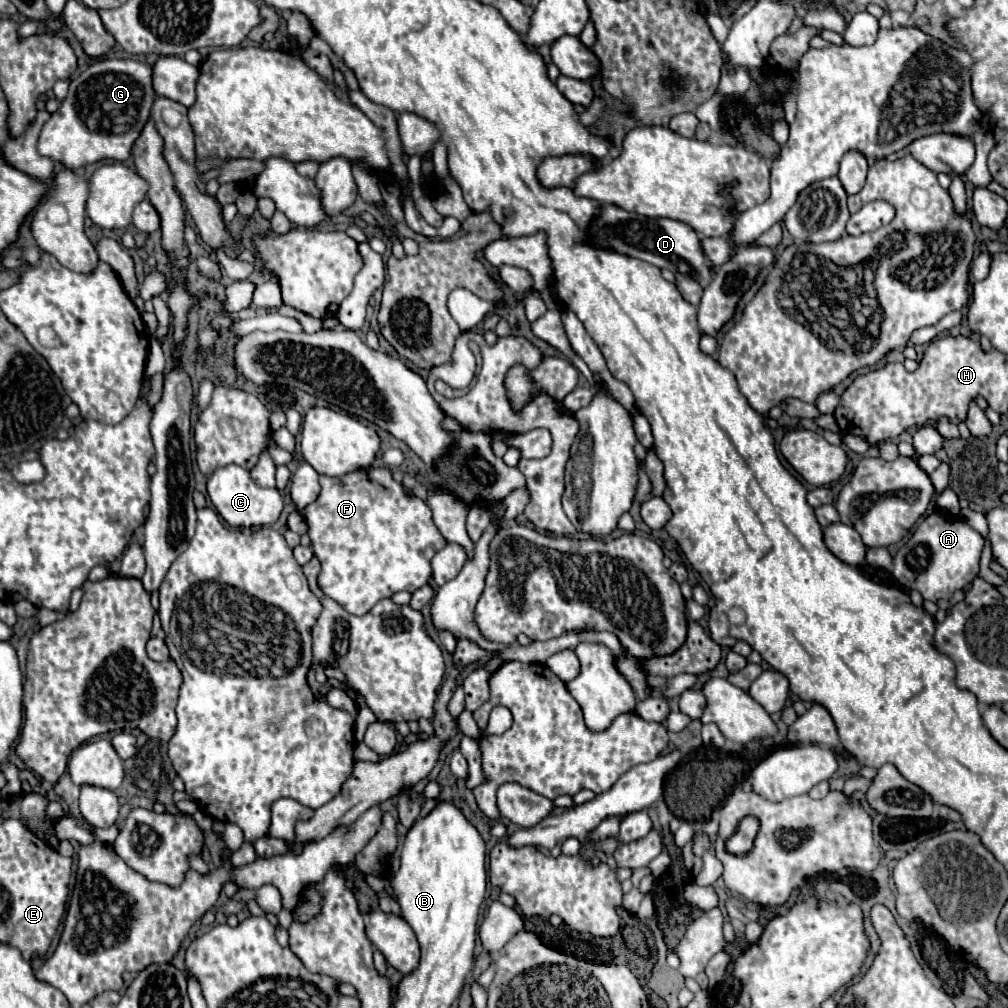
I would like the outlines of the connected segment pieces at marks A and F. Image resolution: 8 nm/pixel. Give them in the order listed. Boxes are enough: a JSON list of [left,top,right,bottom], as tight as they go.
[[892,510,982,600],[302,466,446,616]]

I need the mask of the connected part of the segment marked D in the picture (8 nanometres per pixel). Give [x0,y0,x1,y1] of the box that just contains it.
[590,204,714,304]

